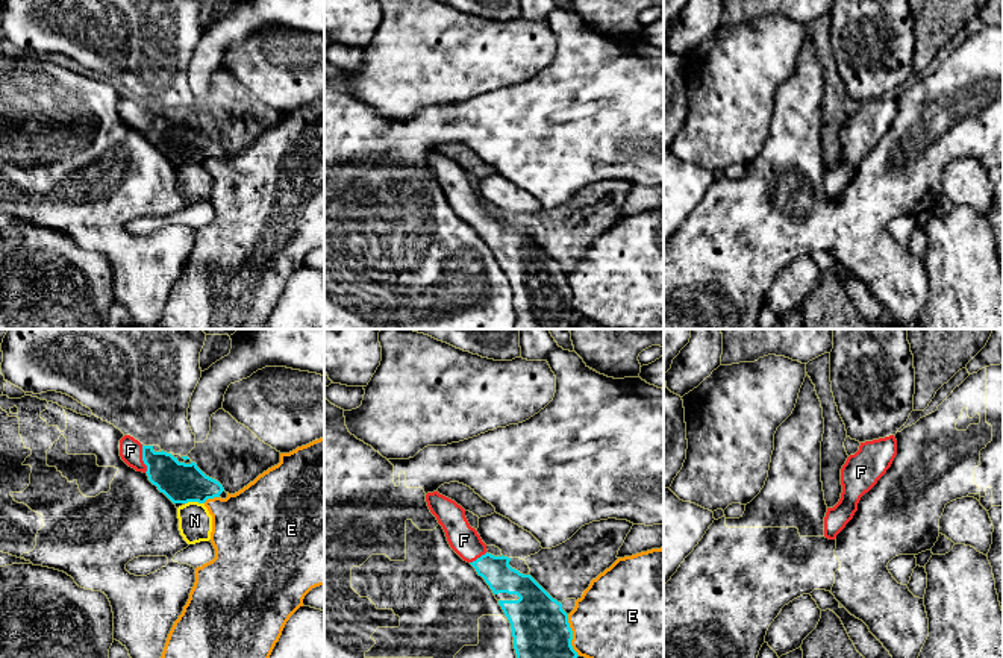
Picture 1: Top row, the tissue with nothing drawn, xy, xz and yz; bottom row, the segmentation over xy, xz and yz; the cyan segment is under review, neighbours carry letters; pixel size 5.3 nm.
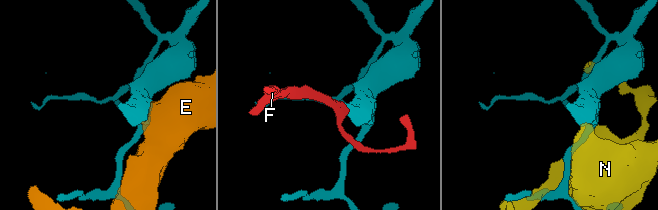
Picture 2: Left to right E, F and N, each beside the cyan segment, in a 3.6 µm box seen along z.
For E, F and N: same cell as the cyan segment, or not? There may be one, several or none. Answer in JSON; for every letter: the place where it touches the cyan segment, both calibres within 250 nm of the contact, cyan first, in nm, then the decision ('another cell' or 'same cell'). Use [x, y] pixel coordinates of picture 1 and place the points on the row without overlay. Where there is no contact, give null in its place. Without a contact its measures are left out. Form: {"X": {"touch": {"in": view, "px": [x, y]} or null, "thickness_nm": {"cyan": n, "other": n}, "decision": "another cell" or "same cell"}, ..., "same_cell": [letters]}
{"E": {"touch": {"in": "xz", "px": [571, 296]}, "thickness_nm": {"cyan": 300, "other": 460}, "decision": "another cell"}, "F": {"touch": {"in": "xy", "px": [143, 119]}, "thickness_nm": {"cyan": 220, "other": 130}, "decision": "same cell"}, "N": {"touch": {"in": "xy", "px": [194, 161]}, "thickness_nm": {"cyan": 220, "other": 180}, "decision": "another cell"}, "same_cell": ["F"]}

